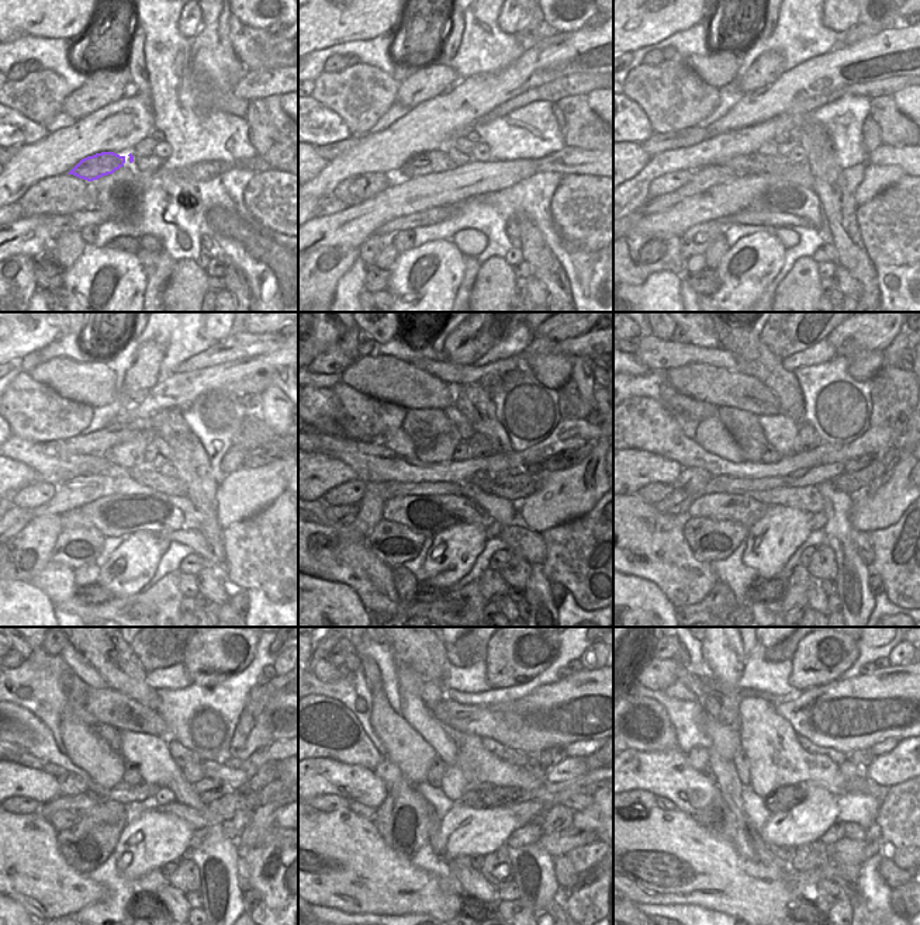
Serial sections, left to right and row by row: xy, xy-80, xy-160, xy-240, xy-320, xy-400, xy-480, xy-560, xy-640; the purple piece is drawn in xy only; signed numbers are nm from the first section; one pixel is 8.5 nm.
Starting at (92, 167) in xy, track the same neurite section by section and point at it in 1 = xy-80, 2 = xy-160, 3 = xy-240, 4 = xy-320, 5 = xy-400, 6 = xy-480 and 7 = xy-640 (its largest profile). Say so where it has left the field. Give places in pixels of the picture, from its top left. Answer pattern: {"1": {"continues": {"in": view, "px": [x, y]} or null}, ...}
{"1": {"continues": {"in": "xy-80", "px": [432, 162]}}, "2": {"continues": {"in": "xy-160", "px": [760, 163]}}, "3": {"continues": {"in": "xy-240", "px": [170, 487]}}, "4": {"continues": {"in": "xy-320", "px": [519, 487]}}, "5": {"continues": {"in": "xy-400", "px": [853, 478]}}, "6": {"continues": {"in": "xy-480", "px": [249, 794]}}, "7": {"continues": {"in": "xy-640", "px": [870, 793]}}}

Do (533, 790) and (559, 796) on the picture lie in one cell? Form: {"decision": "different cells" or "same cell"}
{"decision": "different cells"}

